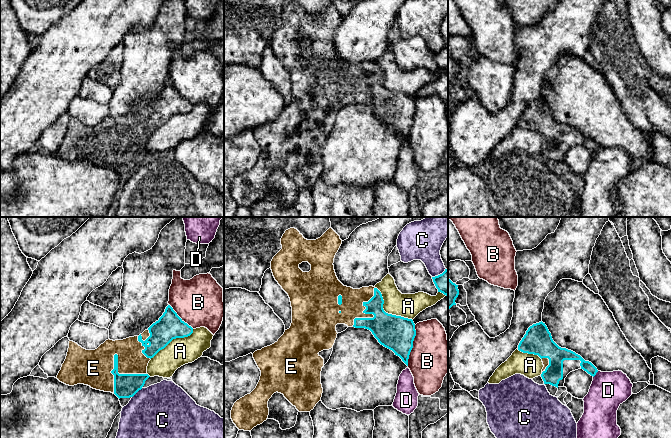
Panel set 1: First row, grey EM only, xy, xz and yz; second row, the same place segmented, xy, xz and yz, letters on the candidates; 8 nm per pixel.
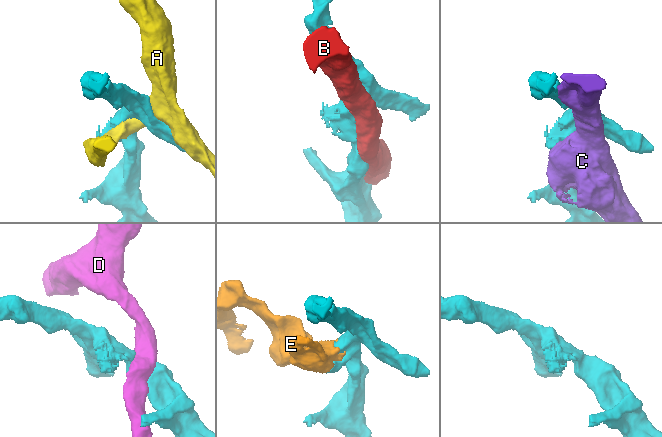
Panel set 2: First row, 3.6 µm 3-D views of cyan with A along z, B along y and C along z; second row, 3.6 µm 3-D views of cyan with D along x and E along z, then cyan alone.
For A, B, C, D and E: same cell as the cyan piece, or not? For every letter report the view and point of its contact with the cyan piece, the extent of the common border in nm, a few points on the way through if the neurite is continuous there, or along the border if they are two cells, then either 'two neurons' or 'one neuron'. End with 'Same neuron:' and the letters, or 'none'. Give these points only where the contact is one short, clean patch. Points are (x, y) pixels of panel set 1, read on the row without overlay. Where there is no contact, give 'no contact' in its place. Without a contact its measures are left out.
A: xz (387, 89) | 400 nm | two neurons
B: xz (412, 121) | 340 nm | two neurons
C: xy (137, 167) | 120 nm | two neurons
D: yz (595, 150) | 70 nm | two neurons
E: xy (122, 150) | 320 nm | one neuron
Same neuron: E

